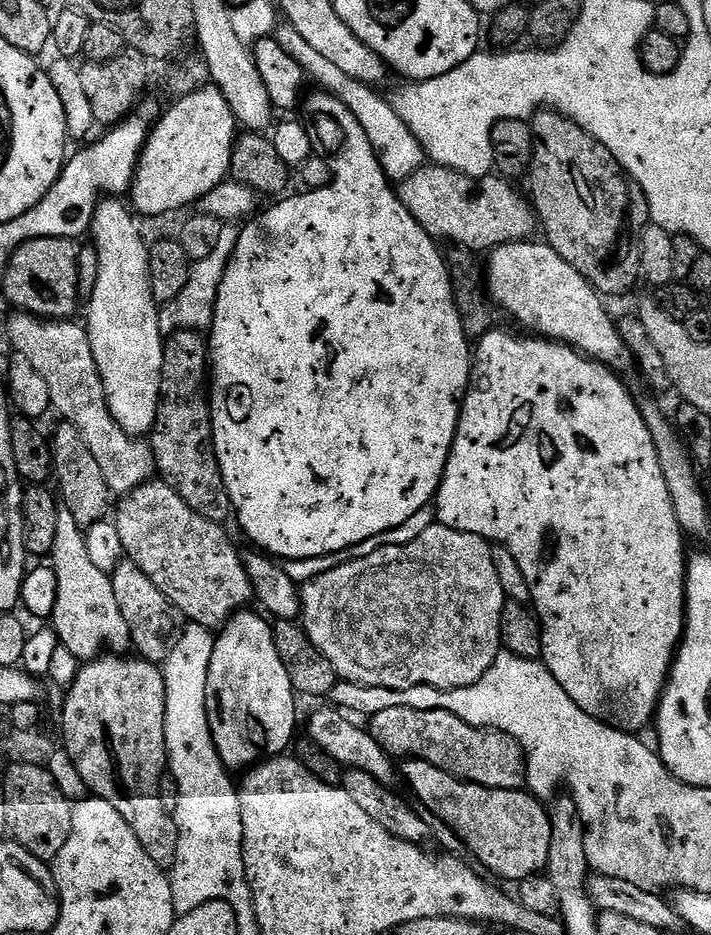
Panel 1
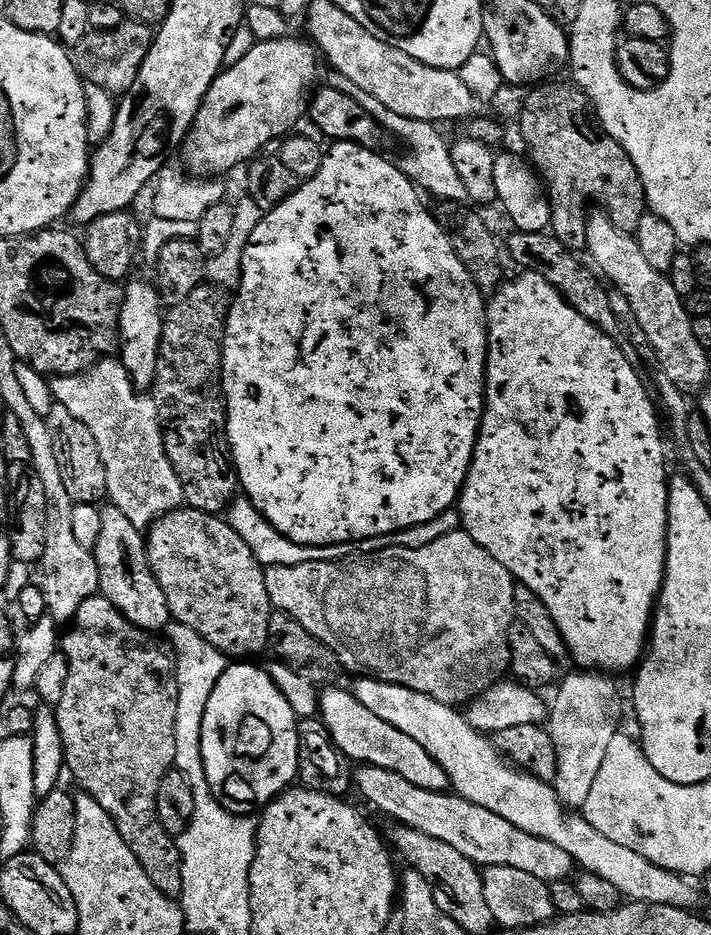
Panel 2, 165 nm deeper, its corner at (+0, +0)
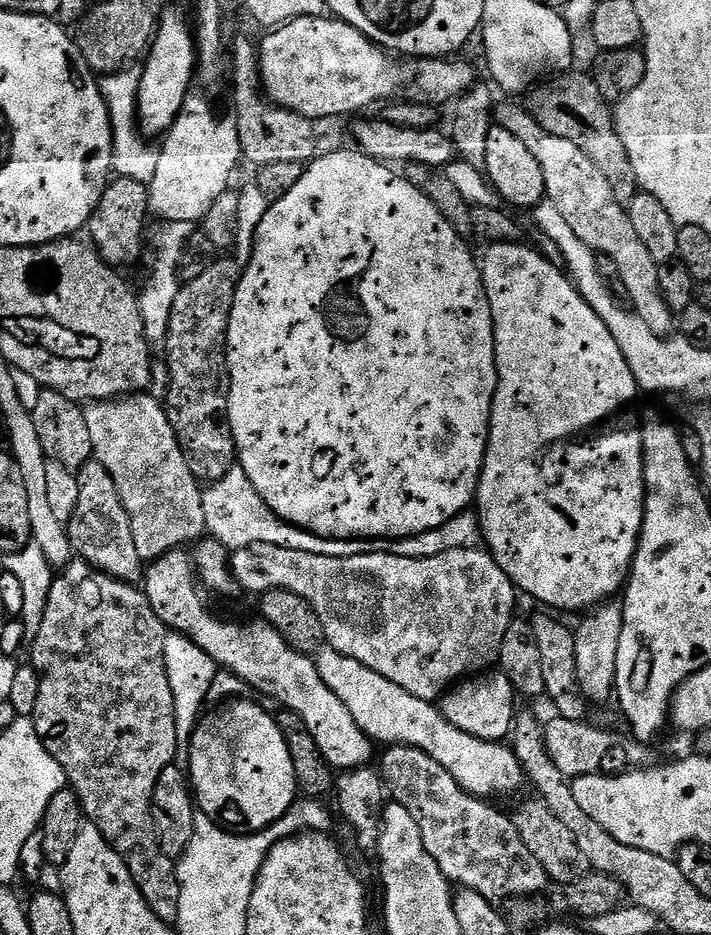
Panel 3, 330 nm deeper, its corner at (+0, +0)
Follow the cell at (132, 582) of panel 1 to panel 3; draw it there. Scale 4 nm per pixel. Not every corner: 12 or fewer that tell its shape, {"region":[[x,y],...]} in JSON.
{"region":[[96,459],[78,470],[66,526],[75,555],[139,585],[146,562],[114,478]]}

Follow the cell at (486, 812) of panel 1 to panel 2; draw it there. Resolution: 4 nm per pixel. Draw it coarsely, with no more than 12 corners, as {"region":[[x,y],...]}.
{"region":[[351,691],[320,696],[337,750],[360,766],[448,792],[446,770]]}

